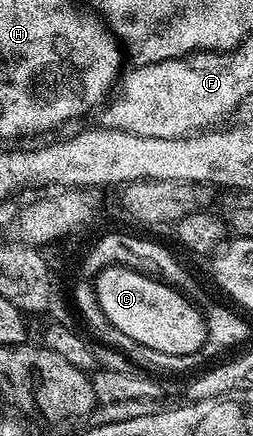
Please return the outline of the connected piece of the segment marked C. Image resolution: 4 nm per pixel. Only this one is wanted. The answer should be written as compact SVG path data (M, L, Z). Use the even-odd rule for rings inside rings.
M105 267L95 277L97 301L105 317L127 338L160 352L165 358L200 353L205 340L205 317L188 295L170 285L124 267Z

